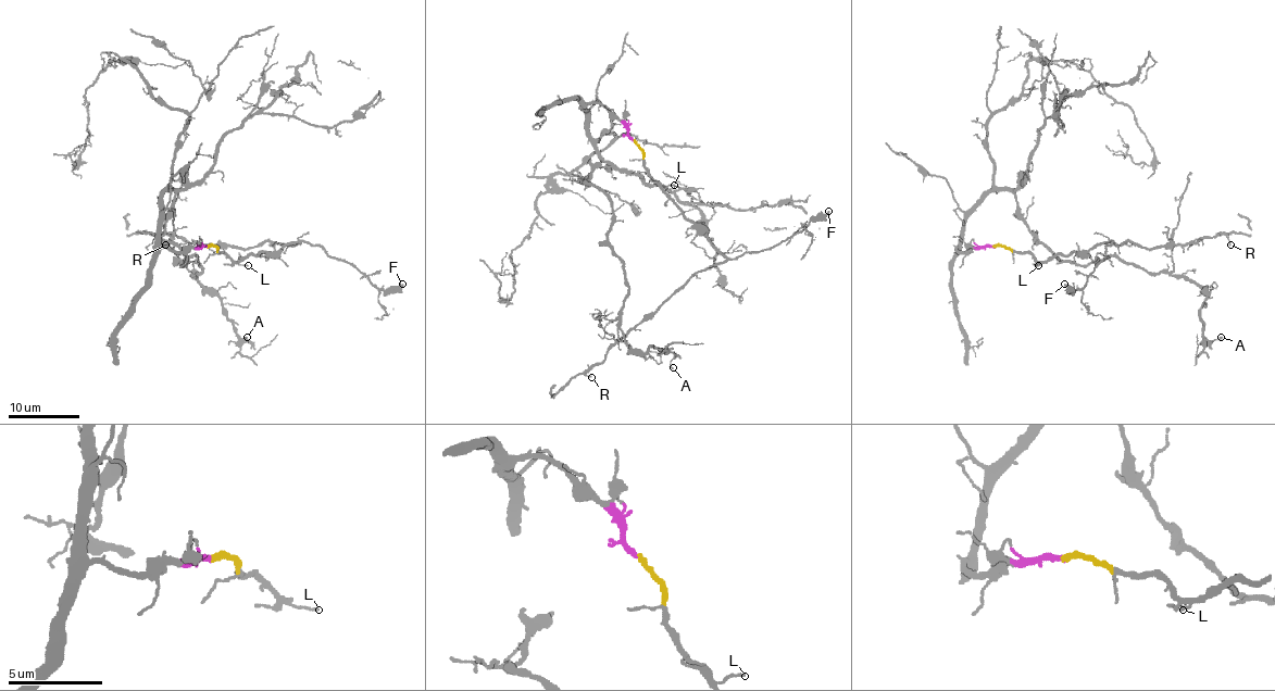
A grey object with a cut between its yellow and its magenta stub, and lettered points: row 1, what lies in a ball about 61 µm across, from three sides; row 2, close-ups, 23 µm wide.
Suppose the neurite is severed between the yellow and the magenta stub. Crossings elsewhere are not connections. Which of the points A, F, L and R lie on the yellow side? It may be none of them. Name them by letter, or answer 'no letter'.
F, L, R

